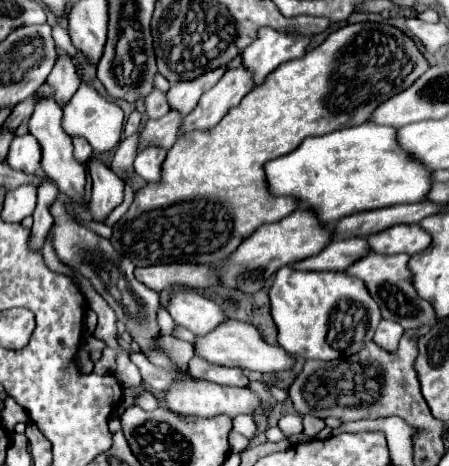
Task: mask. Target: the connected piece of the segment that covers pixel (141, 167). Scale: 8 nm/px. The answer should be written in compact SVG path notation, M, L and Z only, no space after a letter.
M150 146L150 148L142 150L134 160L136 174L140 174L146 182L160 182L164 156L166 156L166 150L156 148L156 146Z

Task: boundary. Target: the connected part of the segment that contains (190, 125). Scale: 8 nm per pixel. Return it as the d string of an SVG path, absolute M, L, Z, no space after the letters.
M238 66L236 70L228 70L220 82L202 94L198 106L184 116L180 124L180 132L192 132L192 130L208 130L214 124L218 124L230 108L240 104L240 100L252 90L252 74Z

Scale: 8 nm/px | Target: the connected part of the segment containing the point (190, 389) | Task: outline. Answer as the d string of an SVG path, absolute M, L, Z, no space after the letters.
M184 380L176 382L170 386L170 390L164 394L162 404L178 414L186 416L218 416L218 414L228 414L230 418L236 418L238 414L252 414L256 406L260 406L260 398L250 390L250 388L234 388L234 386L218 386L214 382L204 382L204 380Z

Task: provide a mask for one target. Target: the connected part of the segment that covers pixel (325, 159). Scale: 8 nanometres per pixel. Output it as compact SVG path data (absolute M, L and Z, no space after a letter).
M366 120L364 124L350 126L348 130L334 130L324 136L306 138L294 152L276 158L264 166L266 178L270 184L270 192L276 196L296 196L300 202L306 204L306 208L312 208L322 224L334 224L344 216L364 212L364 210L376 210L406 202L420 202L428 194L428 188L432 186L432 170L422 166L416 158L408 156L400 144L398 144L398 130L372 124Z

